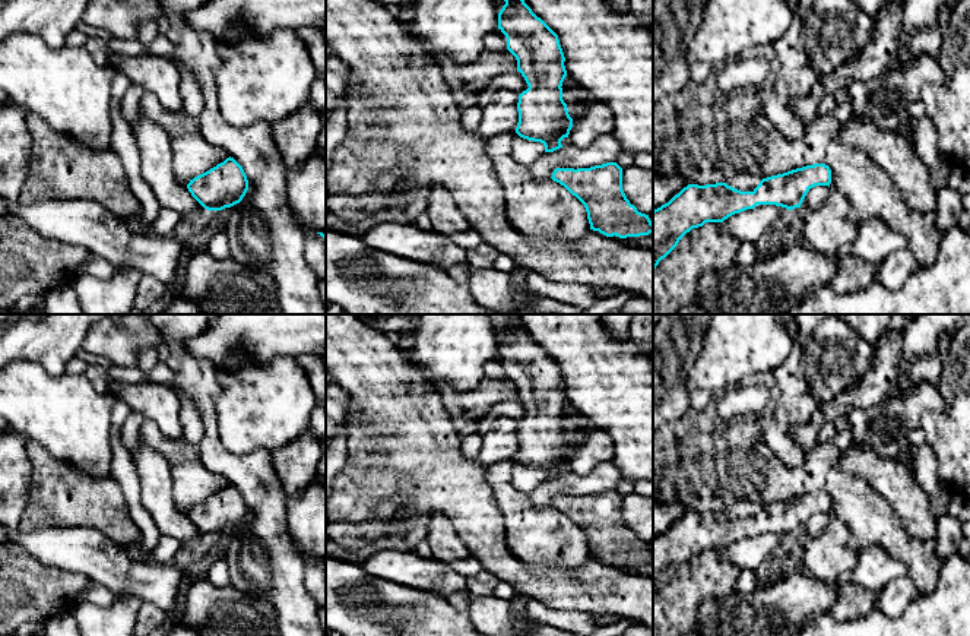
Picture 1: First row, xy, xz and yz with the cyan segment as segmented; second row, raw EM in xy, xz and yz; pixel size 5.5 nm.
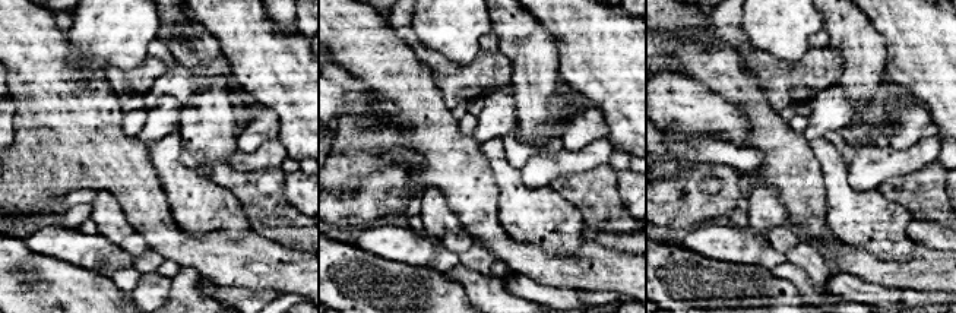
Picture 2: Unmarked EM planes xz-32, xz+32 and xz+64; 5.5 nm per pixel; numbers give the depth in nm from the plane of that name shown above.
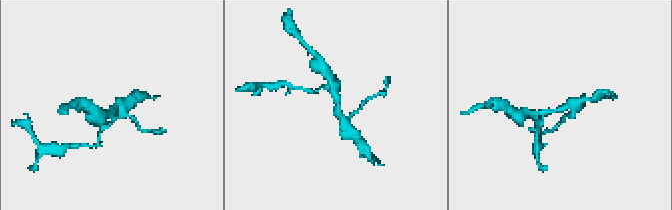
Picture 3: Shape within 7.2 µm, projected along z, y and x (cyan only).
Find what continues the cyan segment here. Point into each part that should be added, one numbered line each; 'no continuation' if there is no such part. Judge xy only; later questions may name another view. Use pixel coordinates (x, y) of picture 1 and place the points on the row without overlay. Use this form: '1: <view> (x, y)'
no continuation

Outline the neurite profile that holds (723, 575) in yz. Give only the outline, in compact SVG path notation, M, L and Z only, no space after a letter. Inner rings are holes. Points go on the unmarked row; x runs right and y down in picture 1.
M723 550L692 556L653 598L653 636L681 636L695 630L698 607L736 592L741 569L723 561Z

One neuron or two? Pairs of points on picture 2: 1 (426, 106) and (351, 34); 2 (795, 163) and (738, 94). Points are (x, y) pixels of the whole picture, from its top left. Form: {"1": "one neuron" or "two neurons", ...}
{"1": "one neuron", "2": "one neuron"}

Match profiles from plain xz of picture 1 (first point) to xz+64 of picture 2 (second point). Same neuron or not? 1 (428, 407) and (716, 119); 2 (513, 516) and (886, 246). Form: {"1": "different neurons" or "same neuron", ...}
{"1": "different neurons", "2": "same neuron"}

